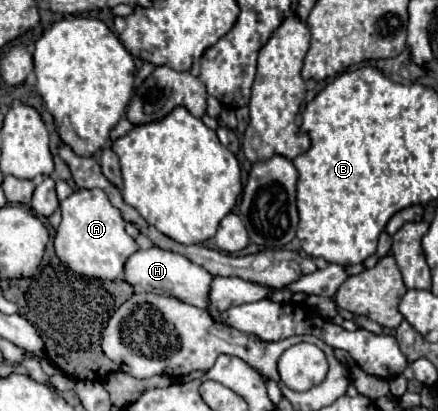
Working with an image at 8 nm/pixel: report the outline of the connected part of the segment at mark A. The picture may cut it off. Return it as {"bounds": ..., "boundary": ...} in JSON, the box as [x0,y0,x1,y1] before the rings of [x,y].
{"bounds":[54,190,138,280],"boundary":[[[76,190],[66,200],[60,202],[62,222],[56,230],[54,248],[56,256],[66,262],[78,274],[86,274],[90,278],[106,278],[116,280],[126,260],[138,250],[138,244],[132,236],[126,234],[124,218],[118,208],[114,208],[104,190]]]}

